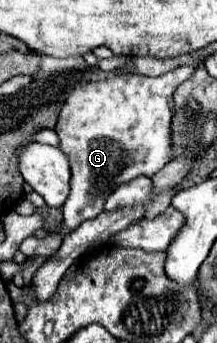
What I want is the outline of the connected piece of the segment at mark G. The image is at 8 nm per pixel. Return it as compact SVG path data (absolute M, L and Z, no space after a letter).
M194 65L176 67L160 77L128 73L108 81L80 83L66 93L66 103L56 123L60 149L68 155L72 171L70 195L62 207L64 225L60 235L50 235L46 239L24 239L18 249L26 257L54 253L66 233L104 211L108 195L118 185L140 175L154 177L170 161L170 123L174 113L168 107L168 101L172 99L176 87L190 79L192 73Z

